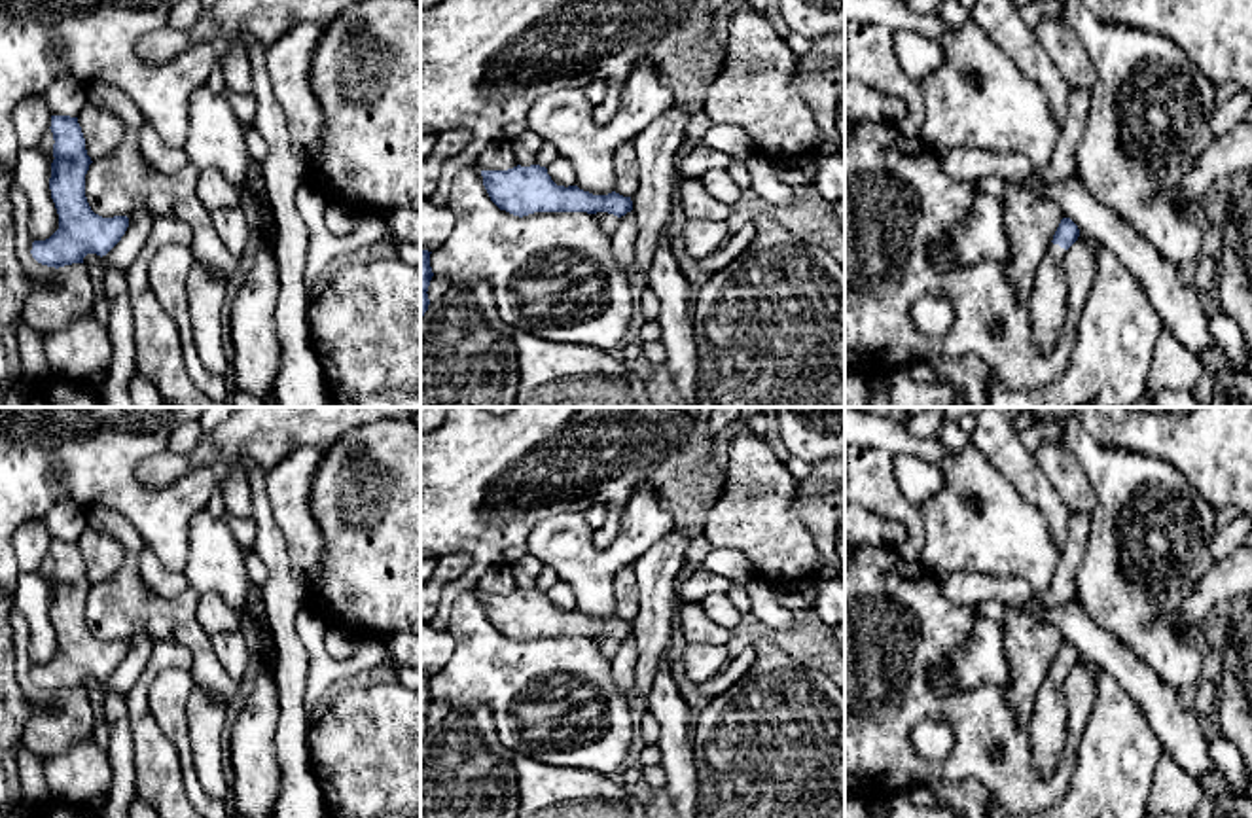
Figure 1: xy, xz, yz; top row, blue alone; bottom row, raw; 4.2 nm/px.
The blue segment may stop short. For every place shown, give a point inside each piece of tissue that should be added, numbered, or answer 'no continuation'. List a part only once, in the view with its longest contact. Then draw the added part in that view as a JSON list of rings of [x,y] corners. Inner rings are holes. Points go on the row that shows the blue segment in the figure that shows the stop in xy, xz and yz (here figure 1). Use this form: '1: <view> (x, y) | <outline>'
1: yz (1048, 302) | [[[1051,242],[1036,271],[1034,288],[1028,299],[1034,345],[1042,356],[1049,356],[1059,347],[1066,324],[1064,254],[1064,248]]]

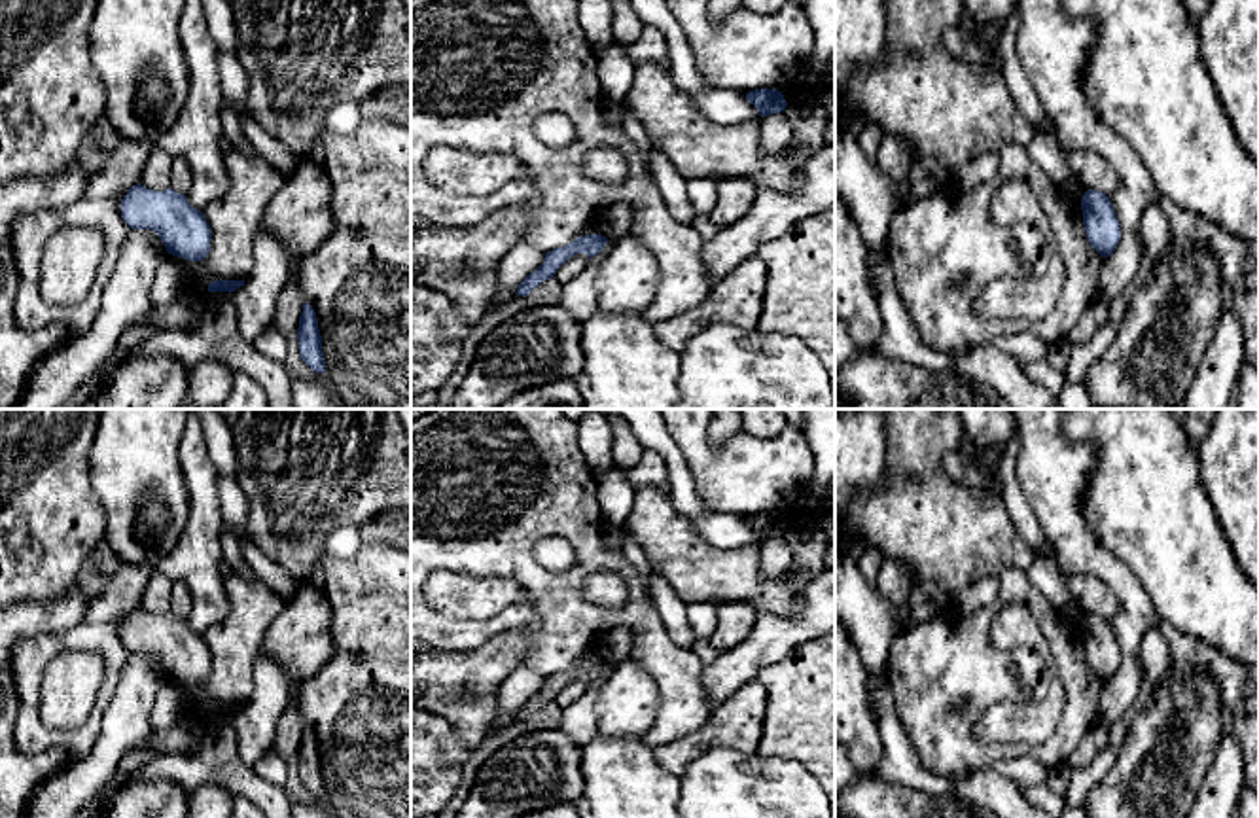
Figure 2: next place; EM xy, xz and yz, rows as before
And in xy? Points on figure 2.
no continuation

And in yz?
no continuation

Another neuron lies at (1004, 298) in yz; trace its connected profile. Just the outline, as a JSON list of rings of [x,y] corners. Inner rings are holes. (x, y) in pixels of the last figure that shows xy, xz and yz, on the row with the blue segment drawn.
[[[1051,240],[1047,271],[1036,278],[996,276],[979,295],[981,311],[996,320],[1043,320],[1055,311],[1066,282],[1064,259]]]

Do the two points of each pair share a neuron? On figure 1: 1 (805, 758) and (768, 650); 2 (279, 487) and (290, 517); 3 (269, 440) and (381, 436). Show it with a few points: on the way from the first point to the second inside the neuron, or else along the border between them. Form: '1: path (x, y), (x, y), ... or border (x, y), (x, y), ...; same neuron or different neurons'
1: path (781, 731), (773, 676); same neuron
2: path (286, 495), (290, 510); same neuron
3: border (358, 426), (343, 432), (326, 449); different neurons

